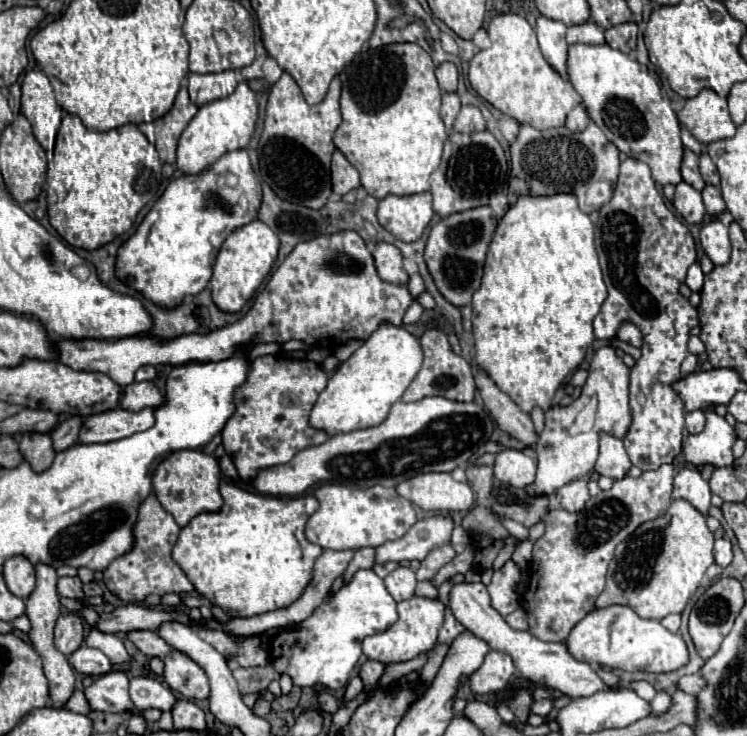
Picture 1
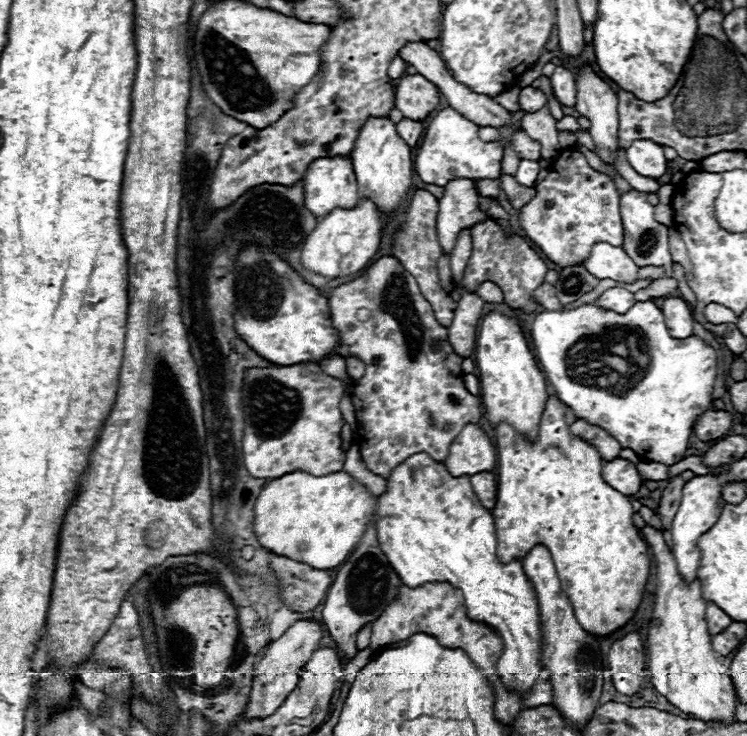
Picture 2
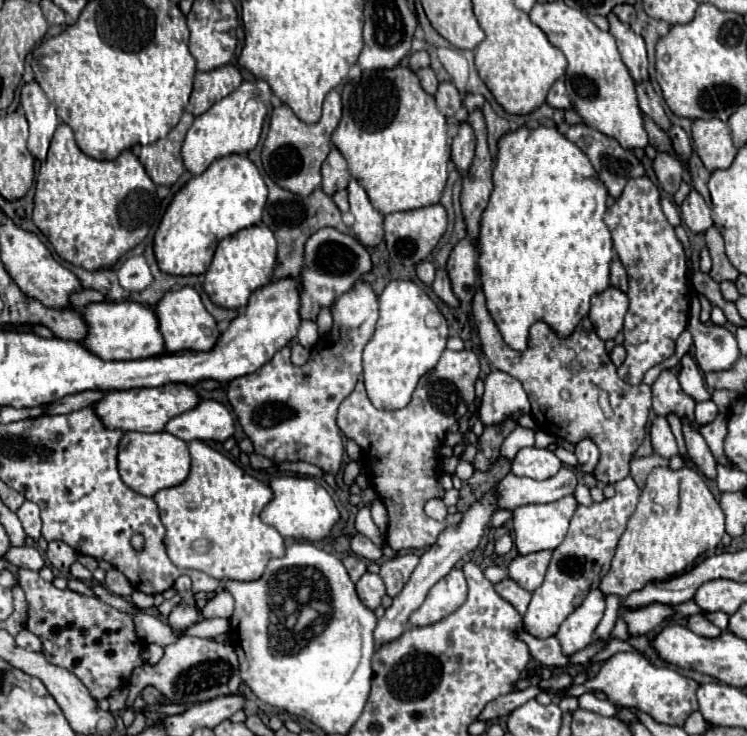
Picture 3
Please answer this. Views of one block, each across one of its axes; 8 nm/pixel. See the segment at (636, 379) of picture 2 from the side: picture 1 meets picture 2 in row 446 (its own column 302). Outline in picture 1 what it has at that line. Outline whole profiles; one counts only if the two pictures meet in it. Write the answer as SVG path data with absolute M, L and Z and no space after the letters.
M358 570L346 586L304 622L300 630L278 634L270 644L270 662L280 674L290 674L292 682L300 688L326 686L330 690L344 688L356 662L362 656L362 640L368 634L378 634L398 620L396 600L384 586L384 580L374 570Z

